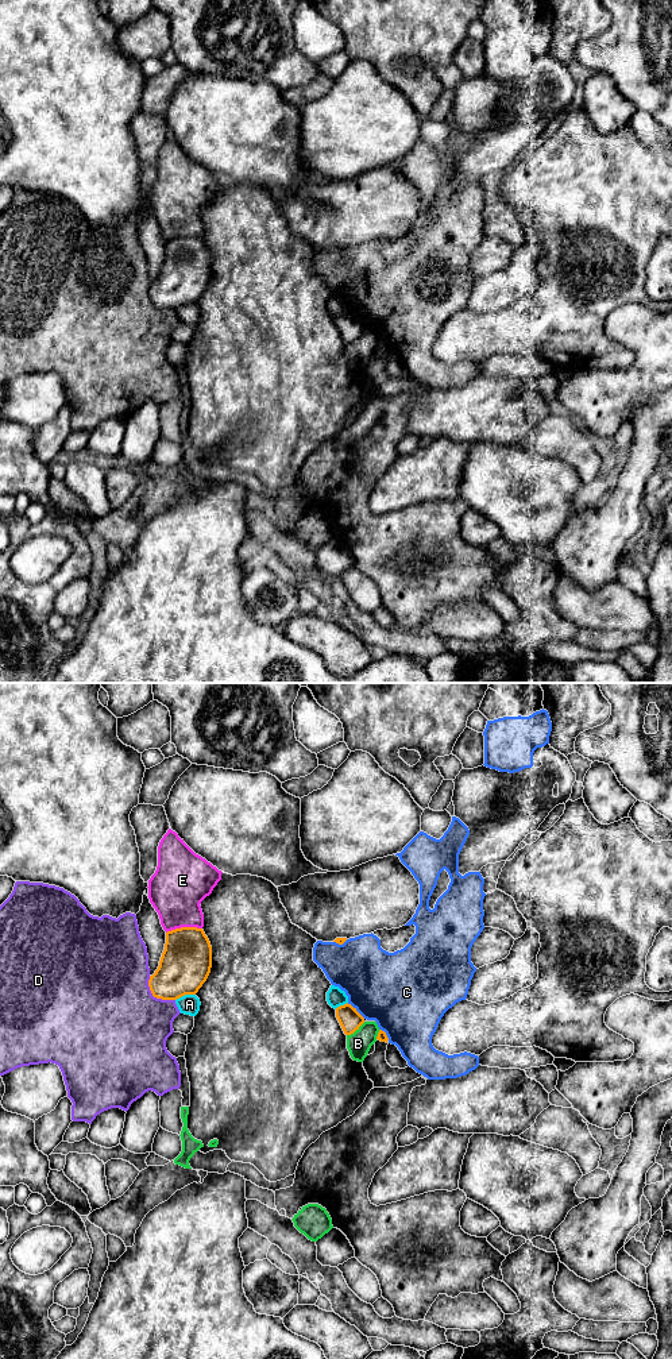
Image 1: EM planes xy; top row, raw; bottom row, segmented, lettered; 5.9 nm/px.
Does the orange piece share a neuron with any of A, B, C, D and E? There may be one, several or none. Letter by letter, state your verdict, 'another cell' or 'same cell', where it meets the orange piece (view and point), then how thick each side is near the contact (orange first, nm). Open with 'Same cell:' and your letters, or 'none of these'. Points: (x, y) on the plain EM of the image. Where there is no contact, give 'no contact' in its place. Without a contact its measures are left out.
Same cell: none of these
A: another cell; contact xy (185, 302); calibres 300 and 130 nm
B: another cell; contact xy (355, 339); calibres 140 and 140 nm
C: another cell; contact xy (355, 319); calibres 140 and 420 nm
D: another cell; contact xy (154, 305); calibres 300 and 500 nm
E: another cell; contact xy (184, 236); calibres 300 and 320 nm

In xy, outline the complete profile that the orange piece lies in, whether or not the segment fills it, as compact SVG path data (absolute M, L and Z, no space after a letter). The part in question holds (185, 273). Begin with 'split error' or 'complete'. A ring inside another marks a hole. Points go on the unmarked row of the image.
complete | M181 236L166 242L159 275L150 285L154 306L177 309L196 304L212 277L212 255L202 238Z

